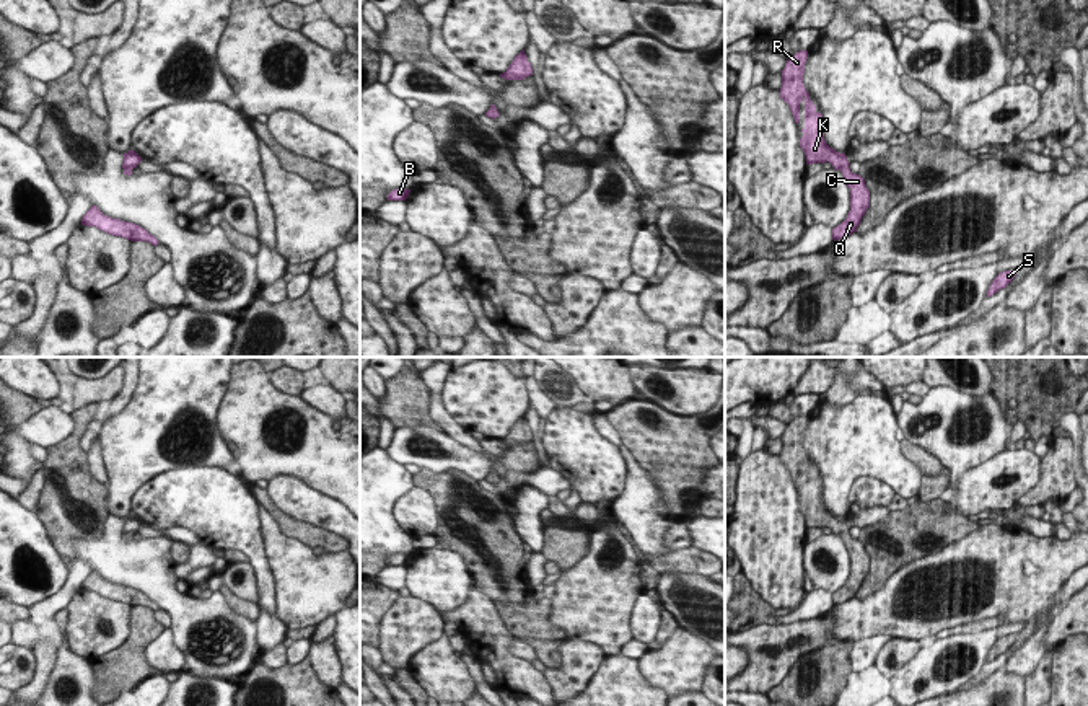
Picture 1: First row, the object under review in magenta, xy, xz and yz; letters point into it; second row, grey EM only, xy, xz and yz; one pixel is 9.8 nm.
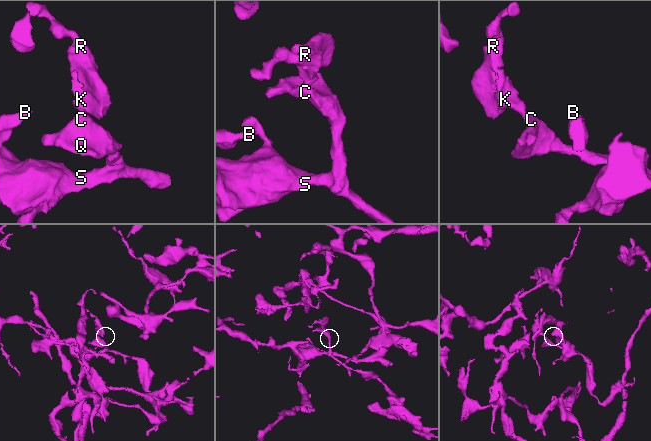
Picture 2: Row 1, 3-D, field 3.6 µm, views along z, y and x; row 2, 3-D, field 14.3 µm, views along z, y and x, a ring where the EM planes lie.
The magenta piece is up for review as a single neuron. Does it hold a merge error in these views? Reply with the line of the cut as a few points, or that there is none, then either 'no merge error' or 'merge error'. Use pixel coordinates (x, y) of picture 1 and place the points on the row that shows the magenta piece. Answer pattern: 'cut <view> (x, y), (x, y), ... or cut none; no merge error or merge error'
cut none; no merge error

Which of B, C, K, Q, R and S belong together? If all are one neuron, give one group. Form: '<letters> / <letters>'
B C K Q R S

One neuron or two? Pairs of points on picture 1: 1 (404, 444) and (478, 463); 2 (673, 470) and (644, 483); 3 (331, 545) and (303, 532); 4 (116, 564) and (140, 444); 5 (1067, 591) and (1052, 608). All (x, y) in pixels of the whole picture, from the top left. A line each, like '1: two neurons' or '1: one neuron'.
1: one neuron
2: two neurons
3: one neuron
4: two neurons
5: one neuron

